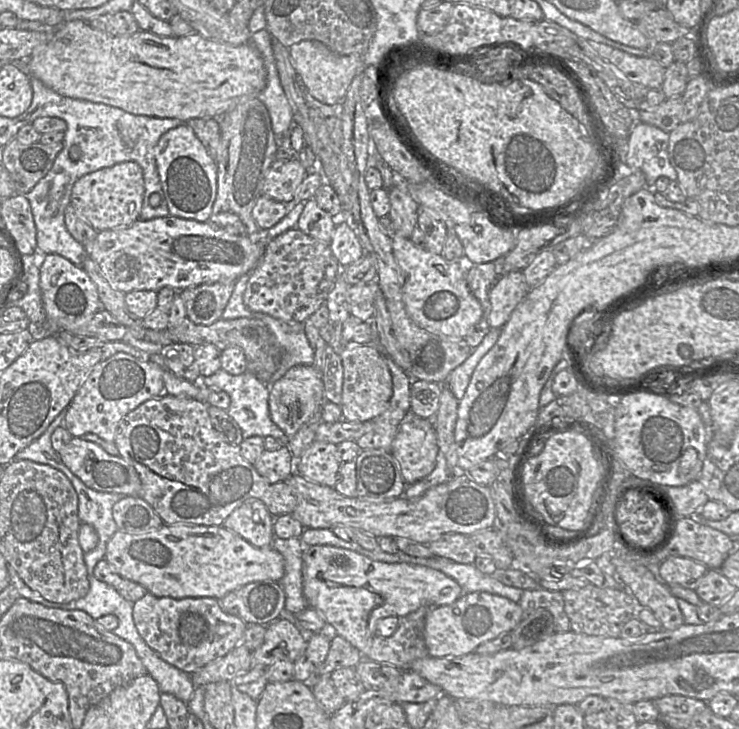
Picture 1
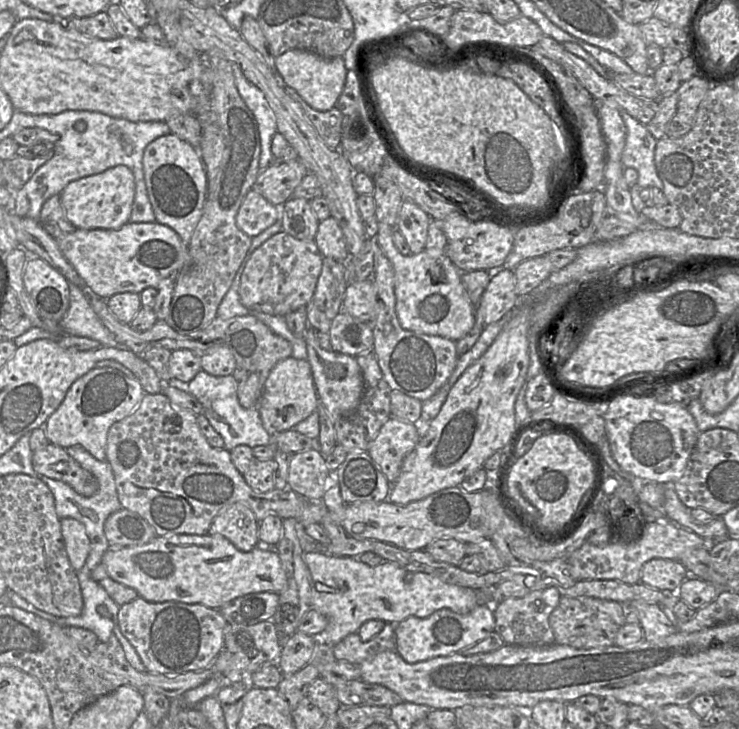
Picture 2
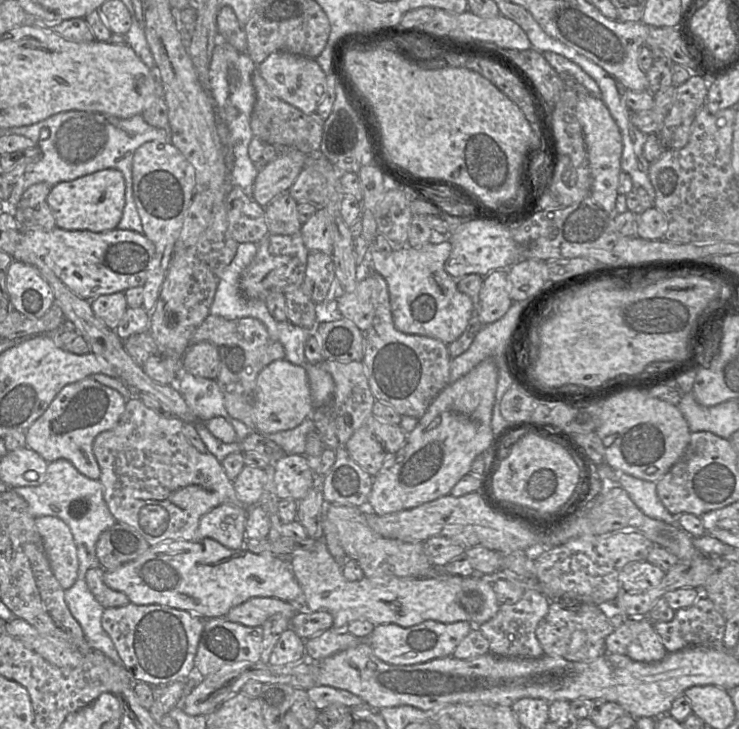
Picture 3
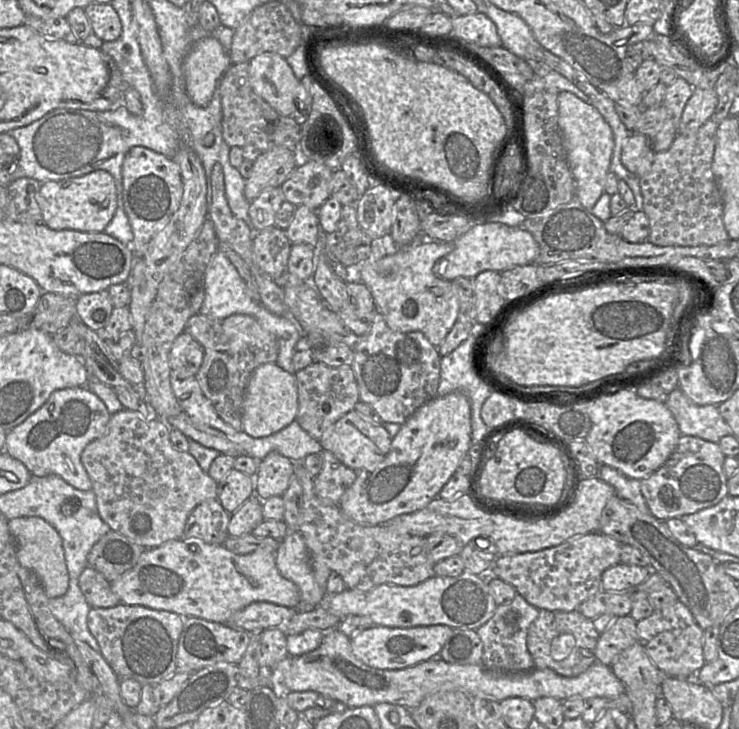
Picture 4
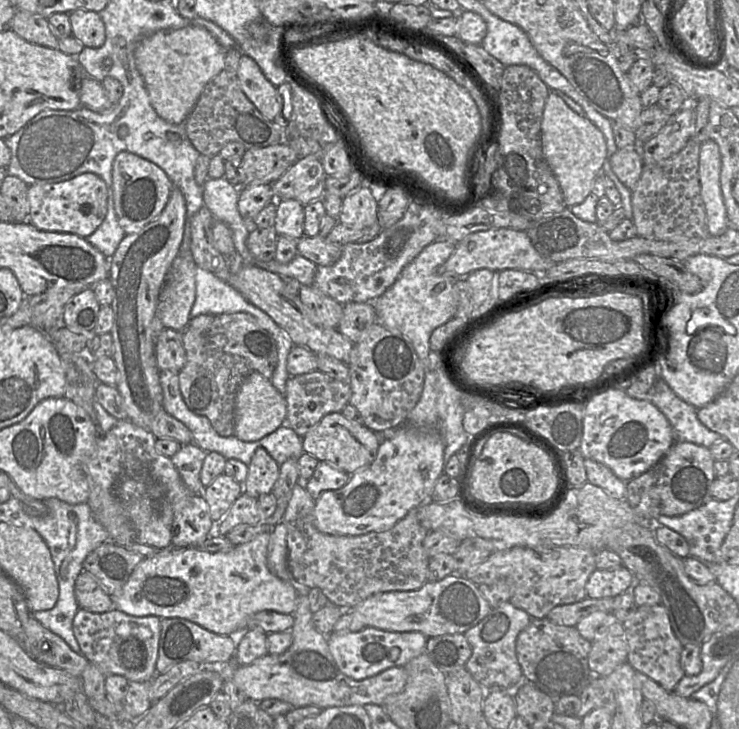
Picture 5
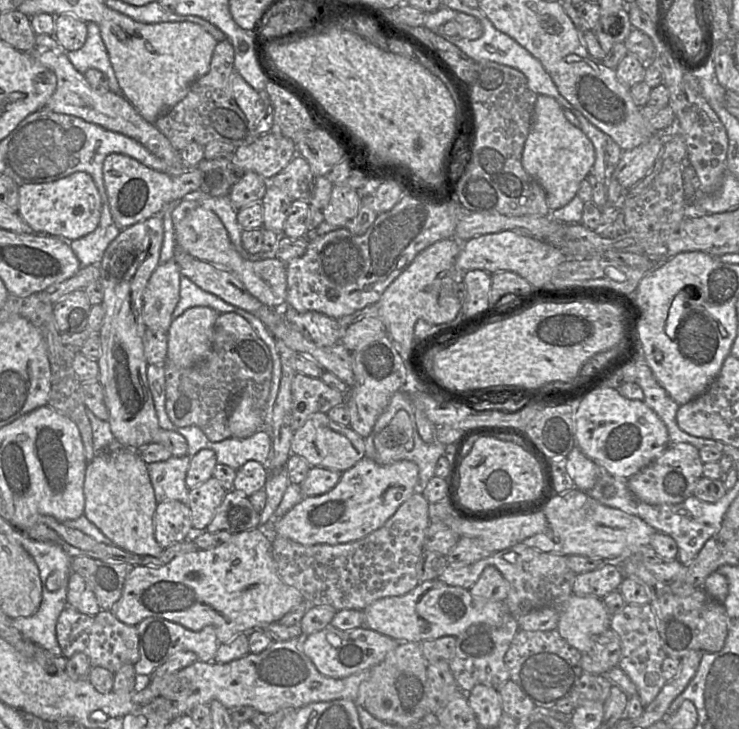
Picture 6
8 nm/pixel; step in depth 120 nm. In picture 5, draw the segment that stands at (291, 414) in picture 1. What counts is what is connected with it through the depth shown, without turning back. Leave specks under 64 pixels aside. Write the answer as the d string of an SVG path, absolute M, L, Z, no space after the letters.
M258 372L250 374L241 384L235 399L234 436L244 442L255 442L284 425L287 414L285 397Z

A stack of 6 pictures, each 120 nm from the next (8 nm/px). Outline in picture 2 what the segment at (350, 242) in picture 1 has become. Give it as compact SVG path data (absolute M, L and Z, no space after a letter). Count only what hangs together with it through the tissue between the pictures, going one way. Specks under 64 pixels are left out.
M329 217L319 223L314 242L324 258L345 262L348 260L344 235L334 218Z

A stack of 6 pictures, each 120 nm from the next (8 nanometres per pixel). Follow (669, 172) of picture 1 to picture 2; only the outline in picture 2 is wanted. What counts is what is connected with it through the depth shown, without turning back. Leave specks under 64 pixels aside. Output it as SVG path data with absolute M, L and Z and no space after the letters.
M619 110L626 126L626 142L621 155L623 168L634 168L638 172L637 184L631 187L632 204L641 214L645 202L639 196L643 188L655 187L663 189L657 174L654 153L658 140L648 131L647 127L630 116L625 110Z

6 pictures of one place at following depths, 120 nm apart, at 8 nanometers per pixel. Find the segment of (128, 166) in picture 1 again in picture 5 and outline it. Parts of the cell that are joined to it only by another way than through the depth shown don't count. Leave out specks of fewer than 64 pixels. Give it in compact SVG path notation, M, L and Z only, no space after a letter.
M83 173L69 180L29 185L29 222L43 231L72 233L87 238L107 214L107 186L95 173Z

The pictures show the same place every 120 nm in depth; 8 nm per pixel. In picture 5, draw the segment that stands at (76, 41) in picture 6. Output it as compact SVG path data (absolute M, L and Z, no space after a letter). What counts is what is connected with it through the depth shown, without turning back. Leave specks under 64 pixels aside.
M78 9L69 14L72 37L79 40L84 47L101 47L106 39L105 25L94 11Z

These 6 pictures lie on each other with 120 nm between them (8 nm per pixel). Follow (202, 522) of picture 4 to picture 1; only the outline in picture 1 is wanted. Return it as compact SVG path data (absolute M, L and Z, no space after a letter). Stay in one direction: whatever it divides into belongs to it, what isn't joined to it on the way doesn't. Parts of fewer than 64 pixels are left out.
M250 498L233 510L222 526L235 532L255 547L271 547L275 538L274 520L275 517L261 500Z

